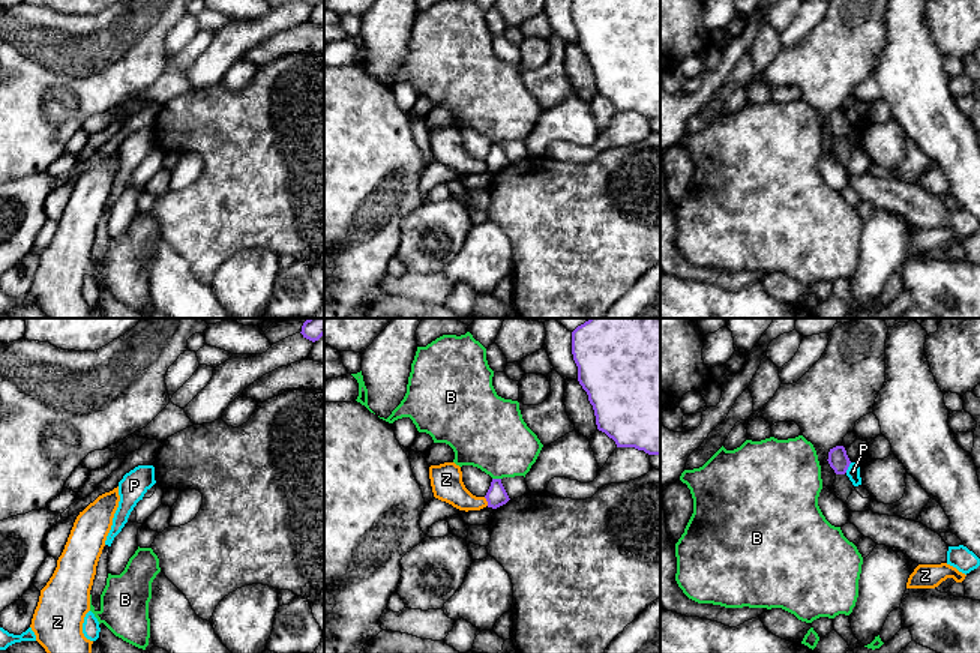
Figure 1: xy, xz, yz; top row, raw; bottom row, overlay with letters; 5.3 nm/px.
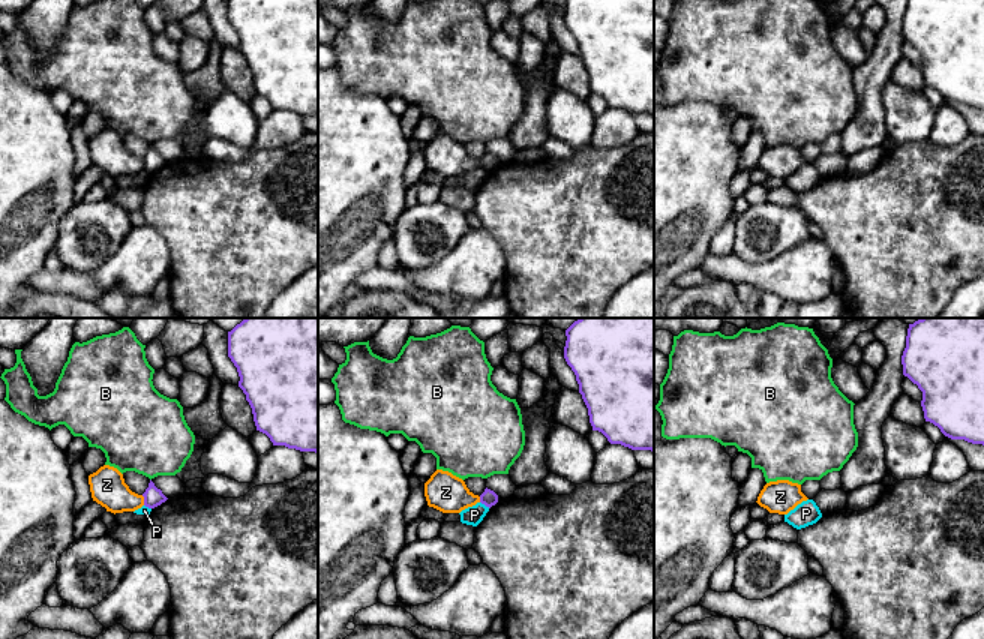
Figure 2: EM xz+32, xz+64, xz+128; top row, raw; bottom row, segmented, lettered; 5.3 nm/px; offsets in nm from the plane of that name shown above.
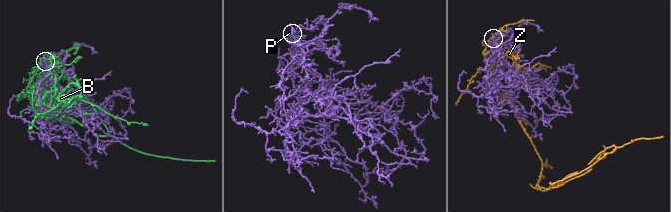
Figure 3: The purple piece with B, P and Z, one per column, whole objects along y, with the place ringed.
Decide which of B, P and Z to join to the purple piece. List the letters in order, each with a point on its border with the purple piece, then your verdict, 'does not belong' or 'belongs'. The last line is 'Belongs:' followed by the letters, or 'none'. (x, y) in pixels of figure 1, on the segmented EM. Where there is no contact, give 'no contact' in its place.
B: contact xz (497, 479); does not belong
P: contact yz (848, 466); does not belong
Z: contact xz (486, 500); does not belong
Belongs: none

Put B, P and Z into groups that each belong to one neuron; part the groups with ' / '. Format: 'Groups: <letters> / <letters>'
Groups: B / P / Z

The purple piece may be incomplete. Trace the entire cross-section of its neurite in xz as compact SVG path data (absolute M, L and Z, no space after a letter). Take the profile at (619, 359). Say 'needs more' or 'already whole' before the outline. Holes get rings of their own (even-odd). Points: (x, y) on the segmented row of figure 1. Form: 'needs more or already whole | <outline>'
already whole | M590 318L572 332L572 354L597 429L612 438L617 447L660 455L660 318Z

